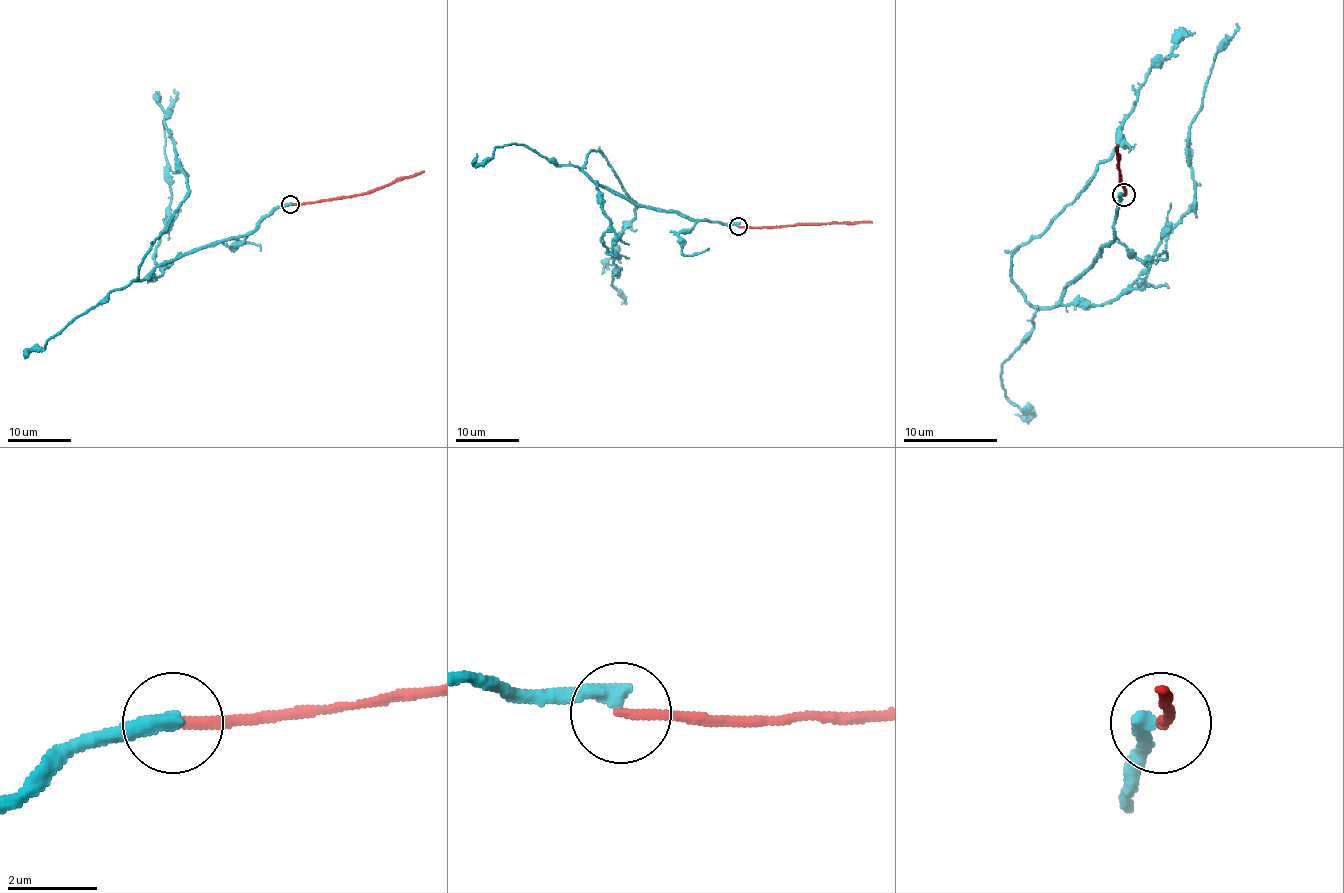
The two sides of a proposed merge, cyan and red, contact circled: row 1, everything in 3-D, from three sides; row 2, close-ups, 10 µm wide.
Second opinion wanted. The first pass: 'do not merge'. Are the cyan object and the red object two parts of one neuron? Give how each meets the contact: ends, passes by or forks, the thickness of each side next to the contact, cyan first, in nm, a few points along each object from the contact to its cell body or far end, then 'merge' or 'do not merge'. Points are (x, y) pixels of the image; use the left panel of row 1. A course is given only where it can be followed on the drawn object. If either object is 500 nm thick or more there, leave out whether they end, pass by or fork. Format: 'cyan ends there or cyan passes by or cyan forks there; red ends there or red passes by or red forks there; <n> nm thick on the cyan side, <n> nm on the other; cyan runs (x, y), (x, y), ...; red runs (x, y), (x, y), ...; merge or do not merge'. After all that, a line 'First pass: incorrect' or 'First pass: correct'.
cyan ends there; red ends there; 400 nm thick on the cyan side, 240 nm on the other; cyan runs (291, 204), (276, 206), (251, 233), (192, 249), (135, 279), (187, 192), (154, 95); red runs (291, 204), (370, 193), (424, 171); do not merge
First pass: correct

